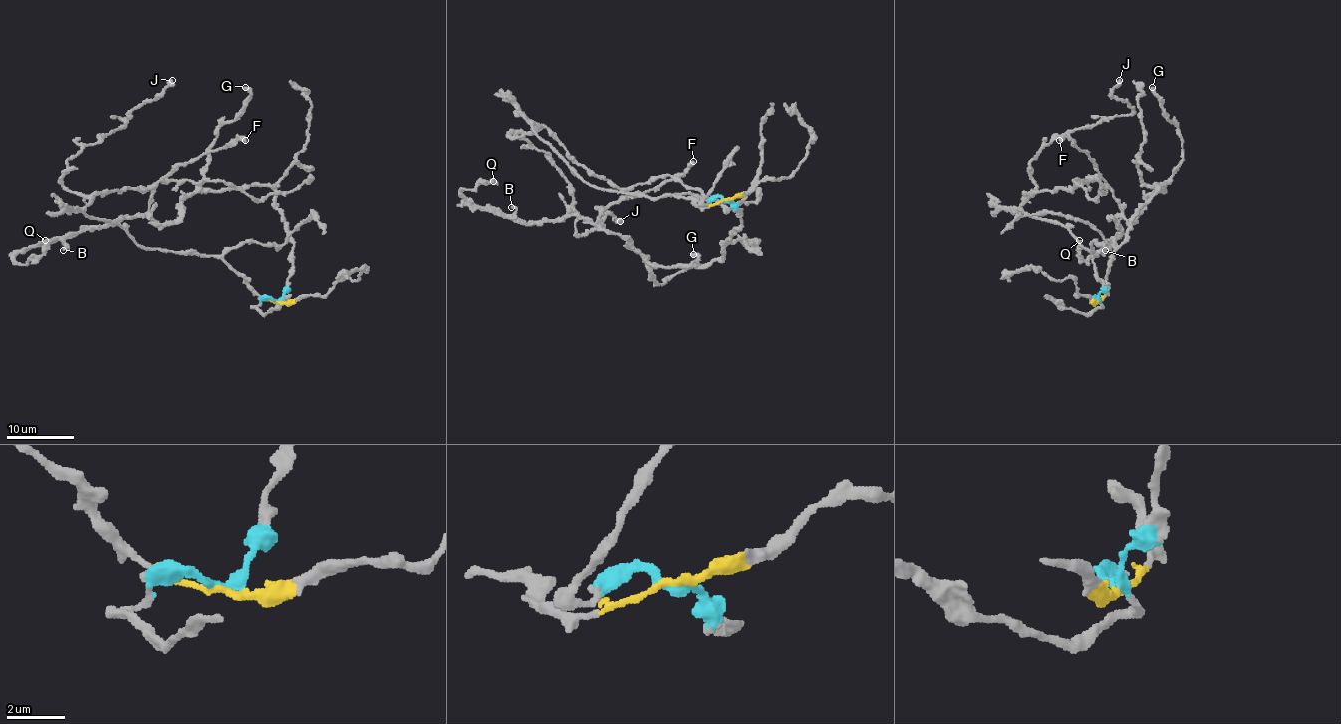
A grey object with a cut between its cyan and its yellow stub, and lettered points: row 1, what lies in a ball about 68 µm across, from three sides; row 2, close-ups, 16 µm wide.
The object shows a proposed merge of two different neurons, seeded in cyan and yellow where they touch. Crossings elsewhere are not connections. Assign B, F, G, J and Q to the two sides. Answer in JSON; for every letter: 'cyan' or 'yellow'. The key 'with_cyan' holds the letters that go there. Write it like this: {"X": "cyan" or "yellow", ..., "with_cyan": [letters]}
{"B": "cyan", "F": "cyan", "G": "cyan", "J": "yellow", "Q": "cyan", "with_cyan": ["B", "F", "G", "Q"]}

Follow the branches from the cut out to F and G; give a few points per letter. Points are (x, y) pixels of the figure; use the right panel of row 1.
F: (1097, 301), (1130, 220), (1165, 186), (1130, 223), (1096, 166), (1069, 137), (1059, 140)
G: (1097, 301), (1130, 220), (1158, 186), (1163, 191), (1157, 189), (1182, 159), (1180, 130), (1151, 86)

